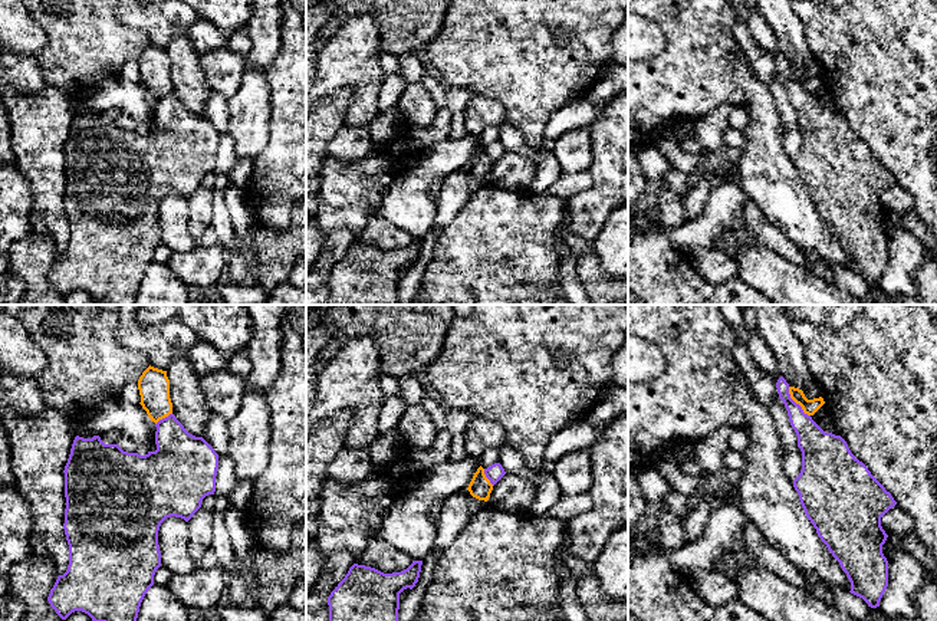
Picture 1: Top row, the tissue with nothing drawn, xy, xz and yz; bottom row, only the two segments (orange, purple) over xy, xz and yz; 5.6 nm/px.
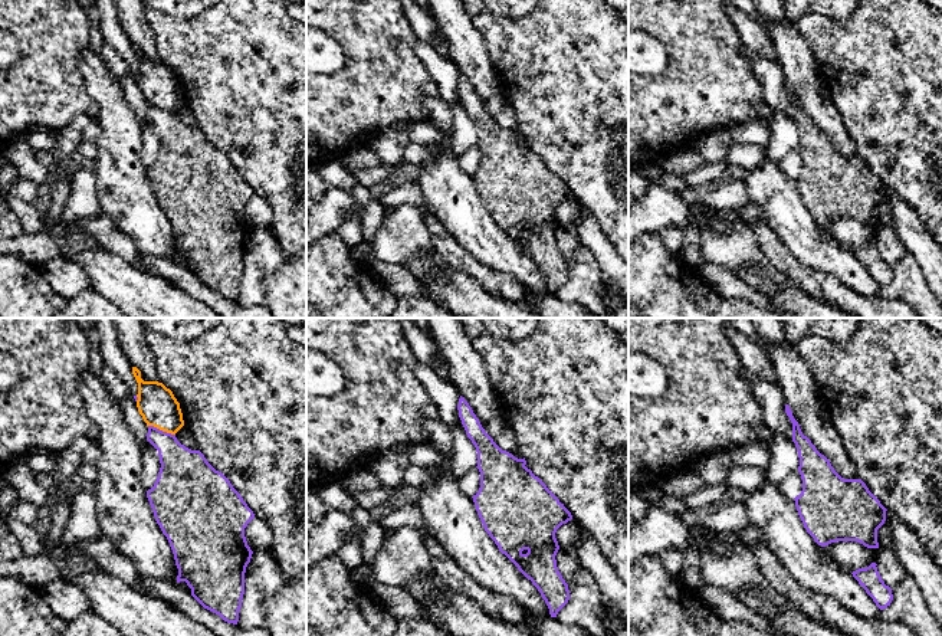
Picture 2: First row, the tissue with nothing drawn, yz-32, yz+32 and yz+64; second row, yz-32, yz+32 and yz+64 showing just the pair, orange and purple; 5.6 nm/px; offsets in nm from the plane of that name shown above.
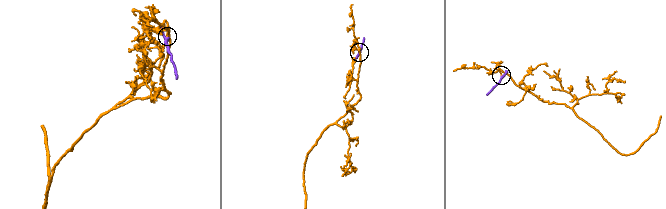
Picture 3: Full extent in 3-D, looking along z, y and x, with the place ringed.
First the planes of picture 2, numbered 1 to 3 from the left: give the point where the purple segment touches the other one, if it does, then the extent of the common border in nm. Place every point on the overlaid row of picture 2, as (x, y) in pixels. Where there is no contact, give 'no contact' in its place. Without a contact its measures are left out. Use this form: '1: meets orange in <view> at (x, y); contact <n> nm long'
1: meets orange in yz-32 at (161, 429); contact 160 nm long
2: no contact
3: no contact

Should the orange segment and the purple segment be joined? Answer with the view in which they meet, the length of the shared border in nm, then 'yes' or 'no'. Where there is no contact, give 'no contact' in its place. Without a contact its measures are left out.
yz | 200 nm | no

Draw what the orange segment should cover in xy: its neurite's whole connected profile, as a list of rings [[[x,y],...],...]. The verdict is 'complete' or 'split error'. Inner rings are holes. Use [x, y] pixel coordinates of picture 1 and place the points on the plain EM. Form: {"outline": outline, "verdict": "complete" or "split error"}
{"outline": [[[148,45],[138,58],[141,83],[155,102],[172,92],[167,49]]], "verdict": "complete"}

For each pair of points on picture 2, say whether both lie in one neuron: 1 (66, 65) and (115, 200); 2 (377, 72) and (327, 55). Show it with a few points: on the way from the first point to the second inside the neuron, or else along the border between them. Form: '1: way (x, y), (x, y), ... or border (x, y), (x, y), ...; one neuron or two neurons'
1: border (87, 84), (87, 91), (98, 108), (97, 118); two neurons
2: border (325, 32), (341, 45), (344, 64), (321, 75); two neurons

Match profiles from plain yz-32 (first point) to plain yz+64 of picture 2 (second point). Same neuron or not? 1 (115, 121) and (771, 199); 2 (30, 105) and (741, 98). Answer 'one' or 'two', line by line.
1: one
2: one

